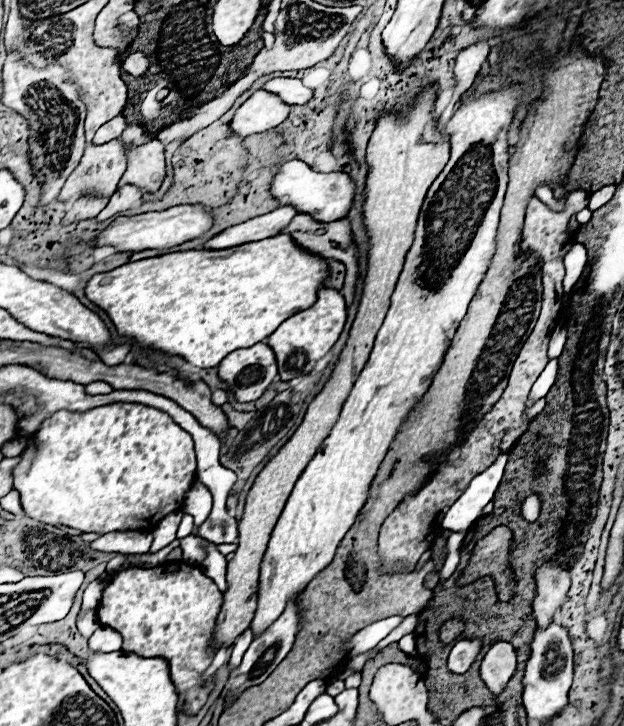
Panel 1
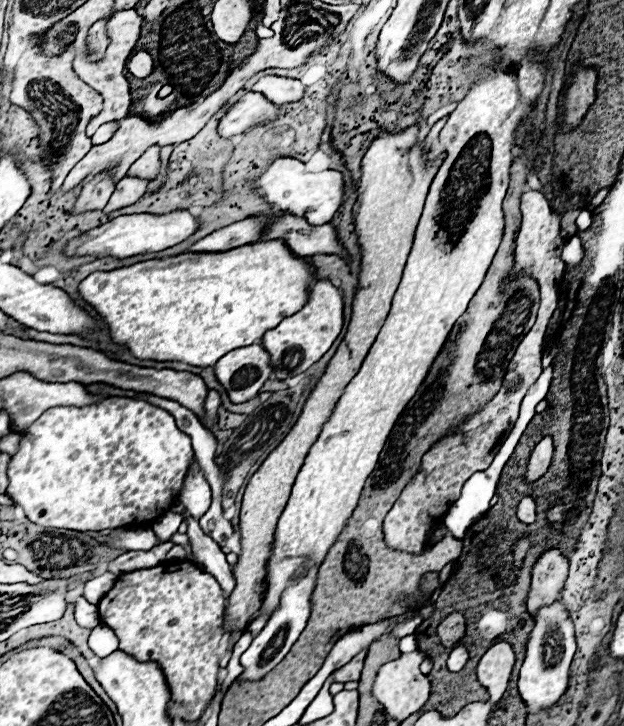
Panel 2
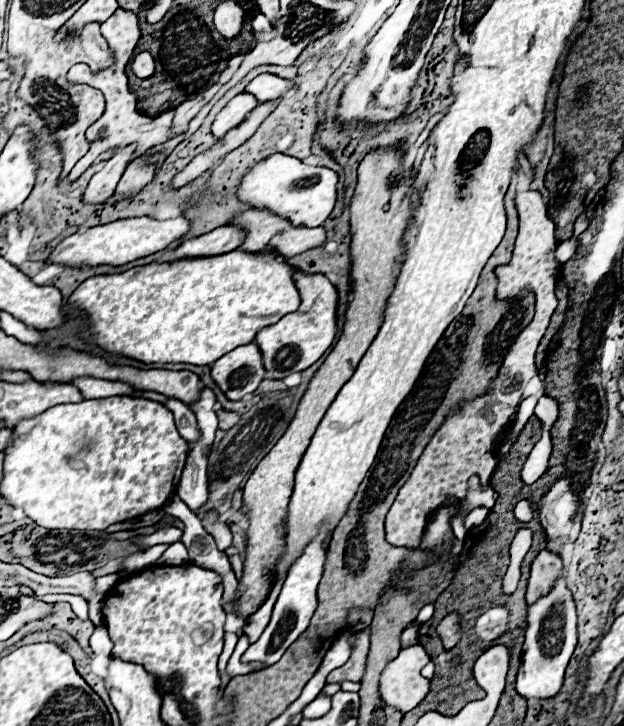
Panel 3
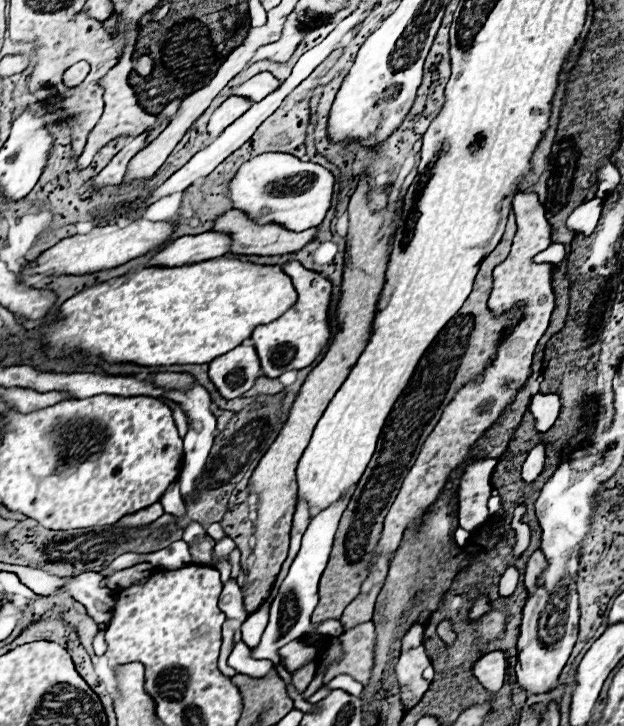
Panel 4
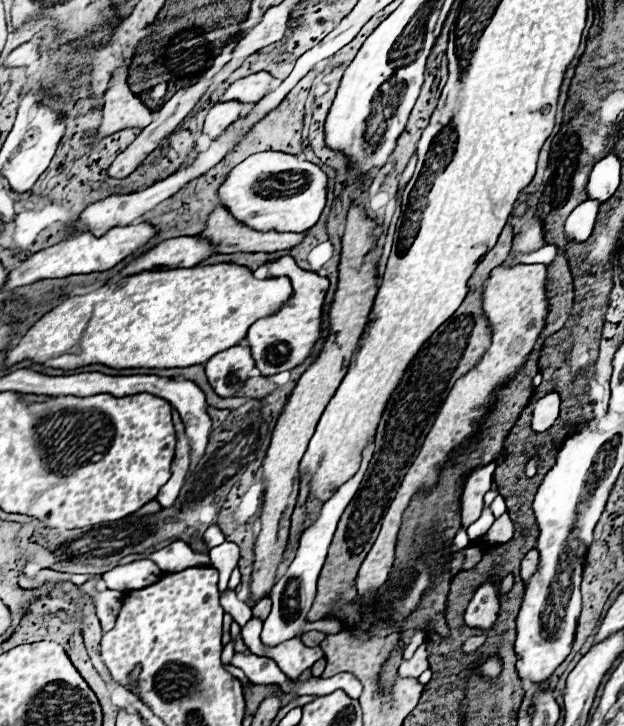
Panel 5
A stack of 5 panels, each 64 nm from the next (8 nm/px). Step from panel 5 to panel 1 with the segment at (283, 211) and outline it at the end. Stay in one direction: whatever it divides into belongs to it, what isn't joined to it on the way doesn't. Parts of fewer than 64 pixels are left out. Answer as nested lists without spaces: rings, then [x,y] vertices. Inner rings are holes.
[[[292,160],[292,162],[286,162],[280,168],[280,172],[274,176],[272,194],[282,204],[290,204],[290,206],[298,208],[298,212],[310,214],[314,220],[334,222],[334,220],[348,216],[352,202],[354,202],[354,194],[356,194],[356,182],[344,172],[322,174],[322,172],[310,170],[310,166],[306,166],[300,160]]]

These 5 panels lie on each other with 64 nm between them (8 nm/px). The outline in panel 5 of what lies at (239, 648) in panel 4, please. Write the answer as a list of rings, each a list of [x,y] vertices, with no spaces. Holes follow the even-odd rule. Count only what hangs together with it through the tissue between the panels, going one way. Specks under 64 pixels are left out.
[[[236,652],[232,656],[232,666],[240,668],[246,678],[250,682],[278,682],[284,690],[284,694],[290,694],[290,686],[286,676],[280,672],[280,668],[276,666],[276,662],[272,658],[266,656],[256,656],[256,654],[244,654],[244,652]]]

